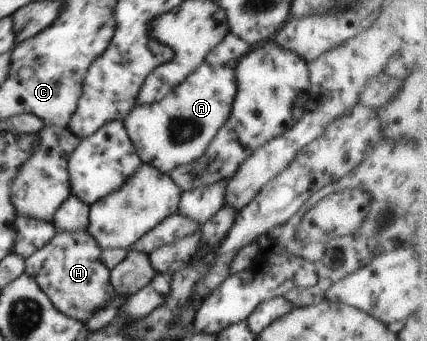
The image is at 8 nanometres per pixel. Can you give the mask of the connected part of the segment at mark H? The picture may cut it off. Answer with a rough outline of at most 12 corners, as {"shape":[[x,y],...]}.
{"shape":[[86,230],[56,233],[24,260],[75,321],[111,299],[110,270]]}

